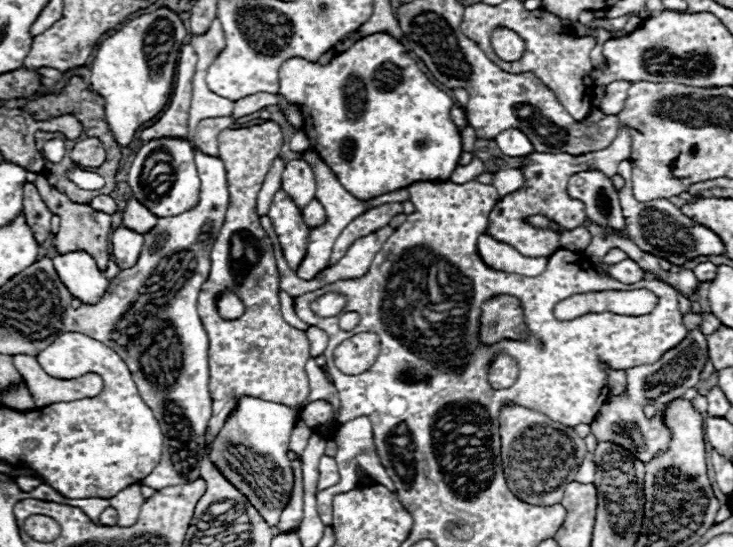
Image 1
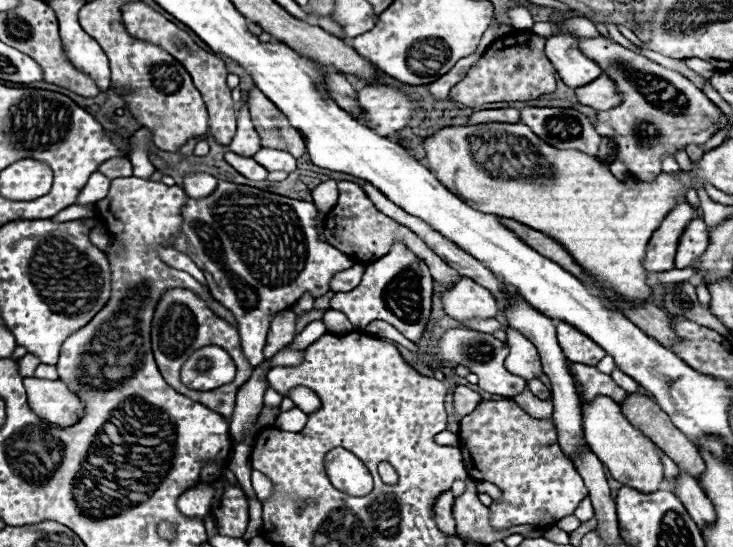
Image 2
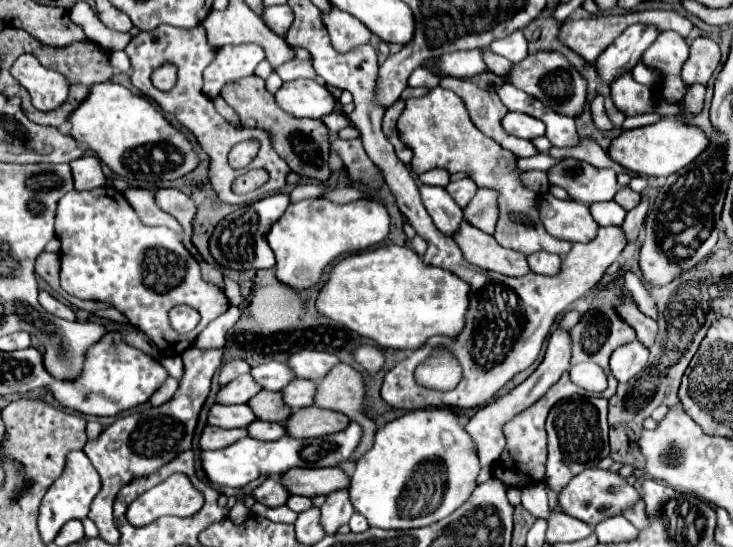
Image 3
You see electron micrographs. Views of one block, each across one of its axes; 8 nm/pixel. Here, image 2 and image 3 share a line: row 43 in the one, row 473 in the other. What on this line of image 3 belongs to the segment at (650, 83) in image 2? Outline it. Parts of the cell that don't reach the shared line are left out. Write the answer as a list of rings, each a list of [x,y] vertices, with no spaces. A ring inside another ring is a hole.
[[[588,468],[584,472],[580,472],[578,476],[574,476],[568,482],[568,486],[558,494],[558,504],[568,516],[574,516],[590,526],[596,526],[598,522],[620,514],[624,508],[632,506],[638,498],[640,498],[638,490],[634,486],[626,484],[626,480],[620,478],[616,472]]]

